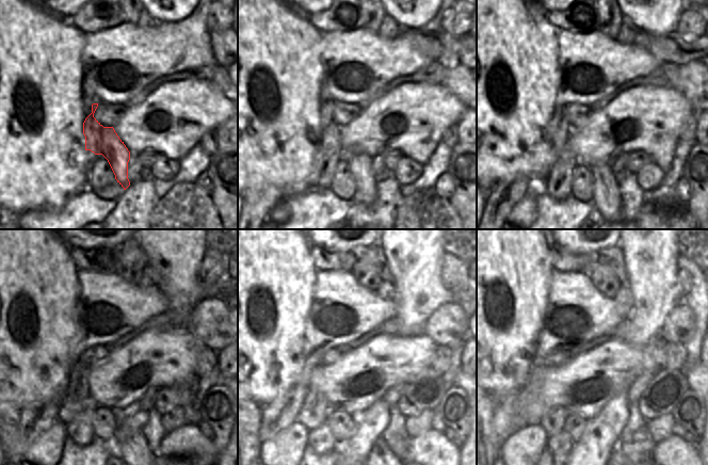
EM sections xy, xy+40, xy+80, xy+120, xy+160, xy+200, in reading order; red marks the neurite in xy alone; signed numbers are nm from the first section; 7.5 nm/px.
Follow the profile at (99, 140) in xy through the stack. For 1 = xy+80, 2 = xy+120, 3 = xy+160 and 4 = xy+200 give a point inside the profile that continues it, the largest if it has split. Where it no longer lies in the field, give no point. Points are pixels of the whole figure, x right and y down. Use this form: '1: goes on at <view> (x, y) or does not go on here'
1: goes on at xy+80 (607, 201)
2: goes on at xy+120 (137, 446)
3: goes on at xy+160 (380, 446)
4: goes on at xy+200 (617, 446)

